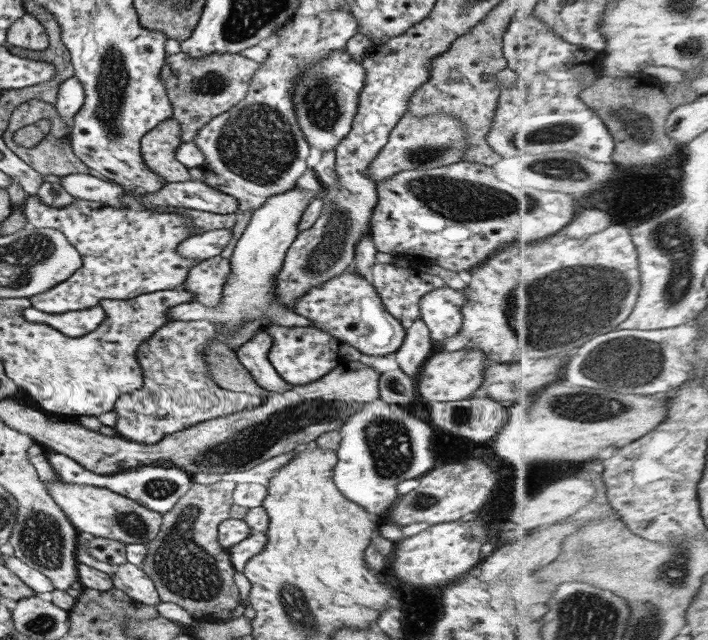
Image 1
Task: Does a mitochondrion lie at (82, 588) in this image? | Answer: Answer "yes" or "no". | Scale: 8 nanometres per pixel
no

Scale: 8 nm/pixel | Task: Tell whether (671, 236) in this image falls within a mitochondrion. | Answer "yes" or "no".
yes

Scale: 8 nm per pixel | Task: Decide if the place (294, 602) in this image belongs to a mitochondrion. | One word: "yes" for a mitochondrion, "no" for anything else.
yes

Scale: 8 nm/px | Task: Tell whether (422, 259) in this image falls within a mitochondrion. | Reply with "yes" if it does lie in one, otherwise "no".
no

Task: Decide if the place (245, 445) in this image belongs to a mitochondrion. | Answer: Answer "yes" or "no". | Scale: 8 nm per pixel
yes

